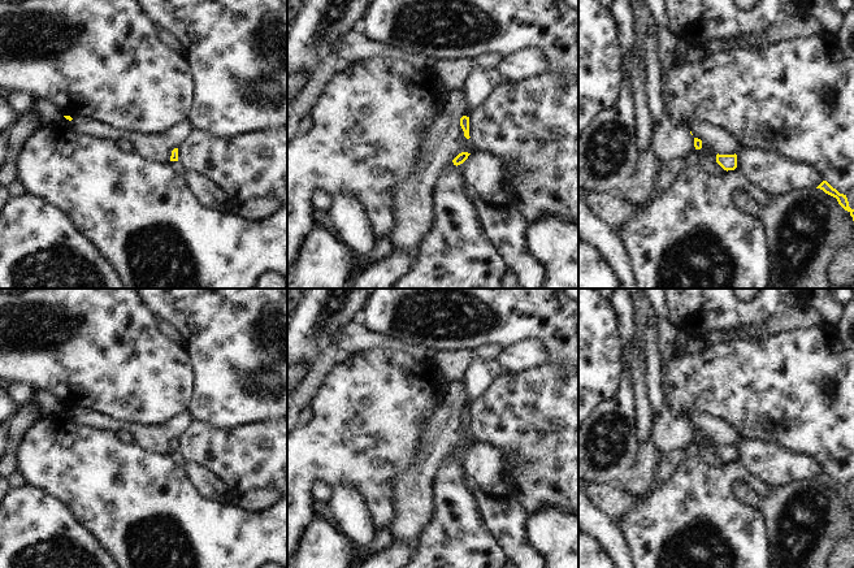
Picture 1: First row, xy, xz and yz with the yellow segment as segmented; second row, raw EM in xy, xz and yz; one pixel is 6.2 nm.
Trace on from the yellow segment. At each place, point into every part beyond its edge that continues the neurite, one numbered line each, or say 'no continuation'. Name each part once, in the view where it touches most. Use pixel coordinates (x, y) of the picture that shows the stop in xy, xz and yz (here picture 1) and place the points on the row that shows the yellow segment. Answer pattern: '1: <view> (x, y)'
no continuation

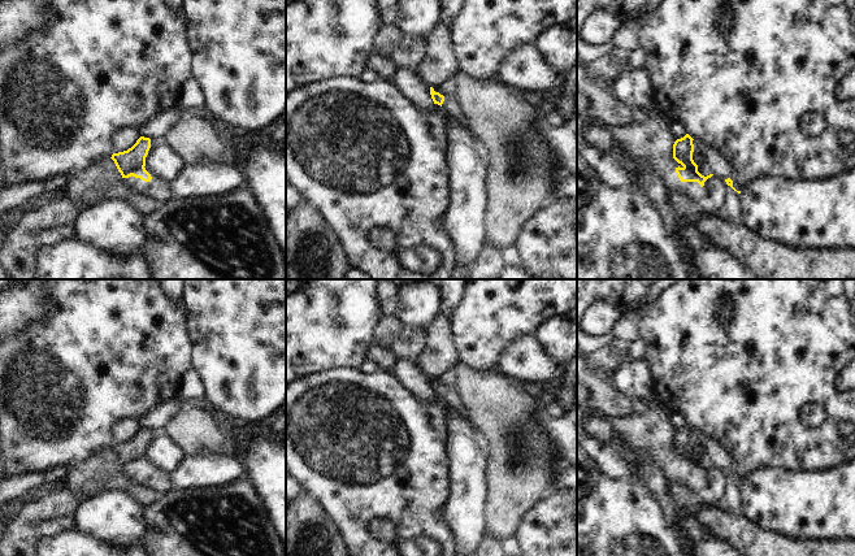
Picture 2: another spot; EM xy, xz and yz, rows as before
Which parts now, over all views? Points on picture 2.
1: xz (447, 88)

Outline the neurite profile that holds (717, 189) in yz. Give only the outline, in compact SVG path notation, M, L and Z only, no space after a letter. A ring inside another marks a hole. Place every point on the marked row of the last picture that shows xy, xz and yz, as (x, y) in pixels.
M712 175L707 181L708 181L708 196L715 199L716 203L720 205L733 188L726 184L725 179L717 178L716 175Z

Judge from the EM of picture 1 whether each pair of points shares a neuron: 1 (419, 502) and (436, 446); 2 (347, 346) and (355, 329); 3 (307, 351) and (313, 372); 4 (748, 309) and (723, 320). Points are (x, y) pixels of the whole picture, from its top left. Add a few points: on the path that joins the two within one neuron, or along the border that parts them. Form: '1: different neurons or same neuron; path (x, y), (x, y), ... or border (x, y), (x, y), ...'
1: same neuron; path (419, 488), (419, 476), (426, 460)
2: same neuron; path (349, 342), (354, 333)
3: different neurons; border (330, 341), (308, 368)
4: same neuron; path (741, 315), (729, 315)

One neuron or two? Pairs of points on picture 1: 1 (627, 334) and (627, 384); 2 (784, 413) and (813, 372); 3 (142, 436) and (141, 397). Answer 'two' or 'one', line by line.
1: one
2: one
3: two

